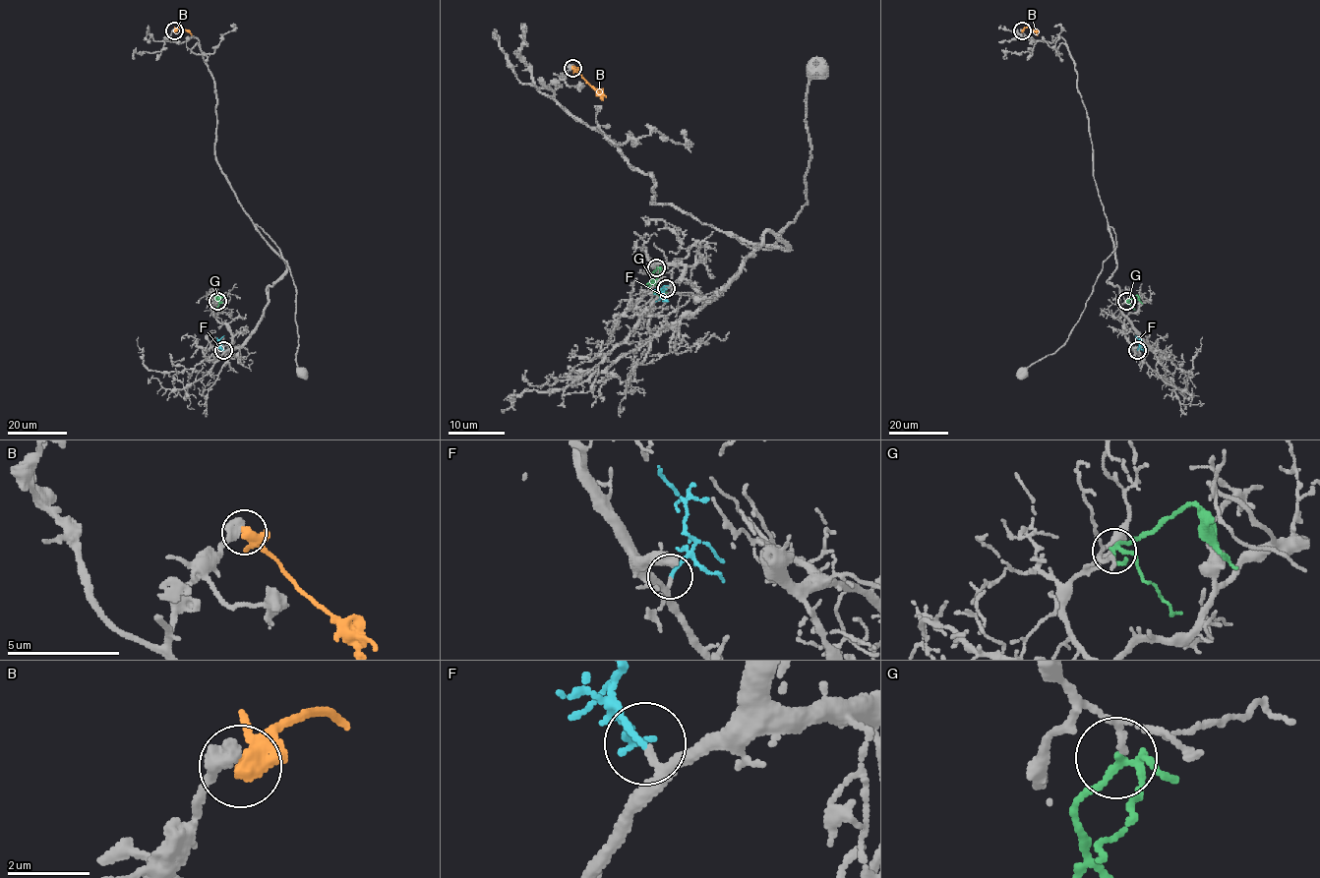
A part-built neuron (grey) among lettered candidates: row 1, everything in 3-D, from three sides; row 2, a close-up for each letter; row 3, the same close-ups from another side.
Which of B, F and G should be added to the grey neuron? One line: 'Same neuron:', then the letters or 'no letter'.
Same neuron: F

